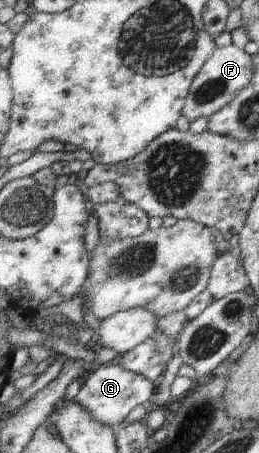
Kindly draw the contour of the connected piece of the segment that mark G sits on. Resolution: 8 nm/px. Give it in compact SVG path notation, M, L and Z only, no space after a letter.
M120 364L116 366L102 365L98 370L92 372L86 382L81 386L79 393L75 396L76 402L84 406L98 422L106 426L116 427L126 420L126 416L136 406L149 407L155 396L156 386L140 374L127 370Z

